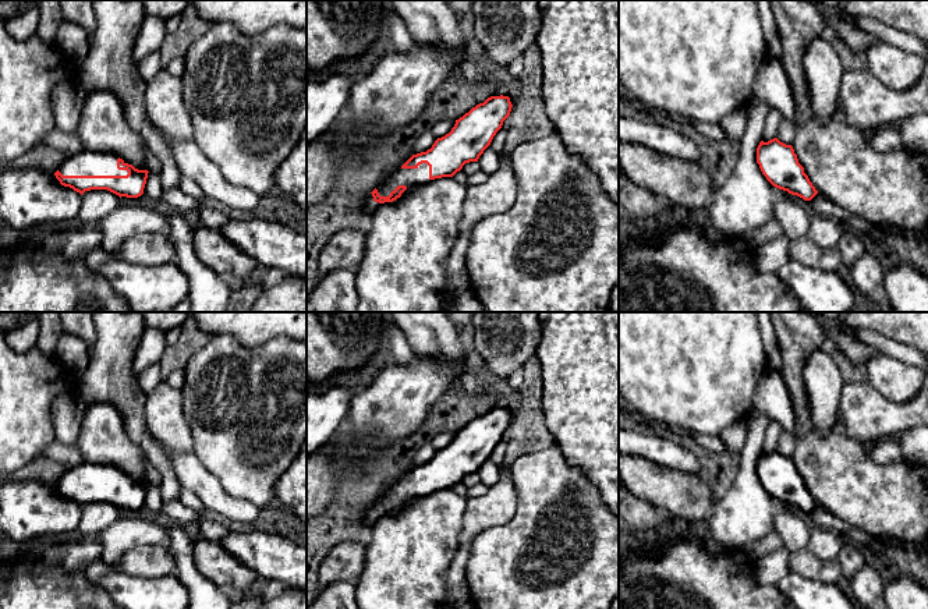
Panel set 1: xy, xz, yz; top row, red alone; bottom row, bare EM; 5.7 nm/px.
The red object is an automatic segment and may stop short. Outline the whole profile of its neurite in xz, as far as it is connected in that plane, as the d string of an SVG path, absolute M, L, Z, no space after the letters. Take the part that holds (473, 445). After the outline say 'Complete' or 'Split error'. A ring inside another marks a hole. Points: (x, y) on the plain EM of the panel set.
M490 408L456 432L449 446L438 450L431 461L412 467L364 513L364 524L372 528L385 514L393 514L412 498L435 491L453 489L465 475L478 474L503 433L510 428L509 408Z. Split error

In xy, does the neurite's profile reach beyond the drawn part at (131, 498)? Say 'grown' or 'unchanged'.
grown

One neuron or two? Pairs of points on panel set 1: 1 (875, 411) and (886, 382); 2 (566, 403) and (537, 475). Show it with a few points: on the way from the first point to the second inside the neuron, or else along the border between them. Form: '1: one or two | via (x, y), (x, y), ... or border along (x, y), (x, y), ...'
1: two | border along (867, 381), (891, 402), (905, 403), (913, 397)
2: two | border along (555, 442), (565, 457), (576, 467)

